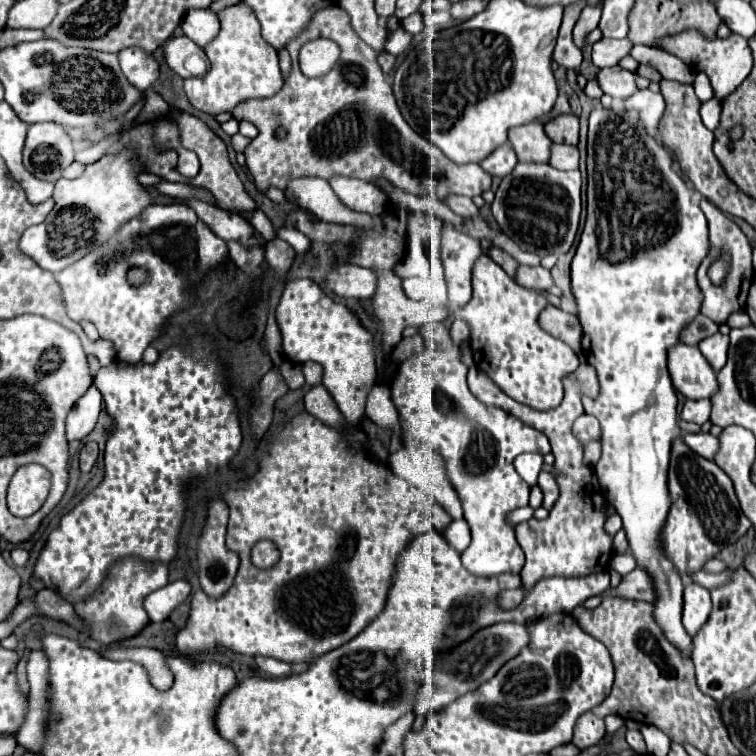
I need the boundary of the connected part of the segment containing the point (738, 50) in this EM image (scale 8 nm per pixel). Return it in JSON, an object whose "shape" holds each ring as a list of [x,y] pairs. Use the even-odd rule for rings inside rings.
{"shape":[[[691,28],[691,30],[679,32],[675,36],[667,36],[667,38],[659,40],[659,44],[655,44],[655,46],[663,52],[669,52],[669,54],[681,58],[695,72],[705,72],[711,80],[713,94],[717,100],[725,100],[749,76],[749,72],[753,68],[753,58],[751,58],[751,48],[747,44],[747,38],[743,38],[739,34],[729,34],[727,38],[707,40],[707,36],[703,36],[699,30]]]}

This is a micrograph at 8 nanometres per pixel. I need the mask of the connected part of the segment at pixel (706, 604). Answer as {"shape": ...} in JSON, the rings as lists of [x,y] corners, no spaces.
{"shape":[[[695,582],[685,584],[685,592],[683,592],[683,626],[691,636],[695,636],[697,630],[707,622],[709,612],[711,612],[709,590],[695,584]]]}

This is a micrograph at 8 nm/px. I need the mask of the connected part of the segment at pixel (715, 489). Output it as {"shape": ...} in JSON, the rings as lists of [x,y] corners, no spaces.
{"shape":[[[675,440],[669,466],[671,510],[663,528],[663,548],[681,574],[691,574],[703,568],[725,546],[737,542],[751,522],[739,508],[739,500],[729,476],[711,460],[695,454],[683,440]]]}

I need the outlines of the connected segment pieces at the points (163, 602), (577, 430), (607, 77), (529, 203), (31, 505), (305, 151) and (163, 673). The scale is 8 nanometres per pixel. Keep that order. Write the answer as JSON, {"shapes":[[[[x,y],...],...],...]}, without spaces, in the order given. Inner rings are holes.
{"shapes":[[[[185,580],[171,582],[145,598],[145,610],[153,622],[165,622],[173,610],[173,592],[191,592],[191,586]]],[[[583,414],[579,416],[572,427],[573,434],[577,440],[585,446],[591,440],[599,440],[601,438],[601,428],[599,428],[599,420],[595,416]]],[[[611,66],[611,68],[603,68],[597,72],[595,80],[599,84],[599,88],[603,90],[603,94],[609,94],[611,98],[629,98],[631,94],[635,94],[637,84],[635,84],[635,74],[629,70],[623,70],[619,66]]],[[[517,164],[509,176],[505,176],[495,192],[495,200],[491,204],[493,216],[499,228],[525,252],[533,252],[539,256],[547,254],[565,254],[577,234],[579,214],[581,214],[581,174],[579,170],[563,172],[555,170],[549,164]]],[[[29,464],[19,468],[7,492],[9,512],[21,518],[35,514],[43,506],[47,492],[49,492],[49,472],[43,466]]],[[[329,6],[315,12],[311,24],[307,24],[307,32],[301,32],[295,40],[289,40],[287,50],[291,54],[291,74],[285,80],[283,88],[267,100],[247,100],[239,104],[239,108],[231,110],[233,118],[247,120],[259,130],[259,138],[251,140],[251,144],[245,148],[245,158],[247,168],[253,174],[255,184],[261,192],[267,186],[285,190],[287,182],[293,178],[319,176],[327,180],[331,178],[331,174],[353,176],[367,182],[381,176],[405,192],[411,192],[415,196],[431,194],[439,200],[449,194],[463,194],[473,198],[491,188],[491,176],[479,164],[455,164],[447,156],[443,156],[443,152],[439,152],[439,148],[435,148],[427,138],[413,132],[413,128],[403,120],[395,104],[391,86],[385,82],[381,66],[377,64],[377,52],[371,46],[365,46],[359,36],[355,36],[349,24],[349,16],[339,6]],[[311,38],[329,38],[341,48],[335,66],[321,78],[307,78],[299,70],[299,48]],[[277,130],[285,130],[285,138],[277,138]]],[[[111,646],[111,648],[103,650],[103,656],[111,658],[111,660],[133,660],[133,662],[141,664],[149,674],[151,684],[159,692],[165,692],[165,690],[169,690],[173,686],[173,674],[171,674],[171,670],[167,666],[167,656],[161,654],[159,650]]]]}

